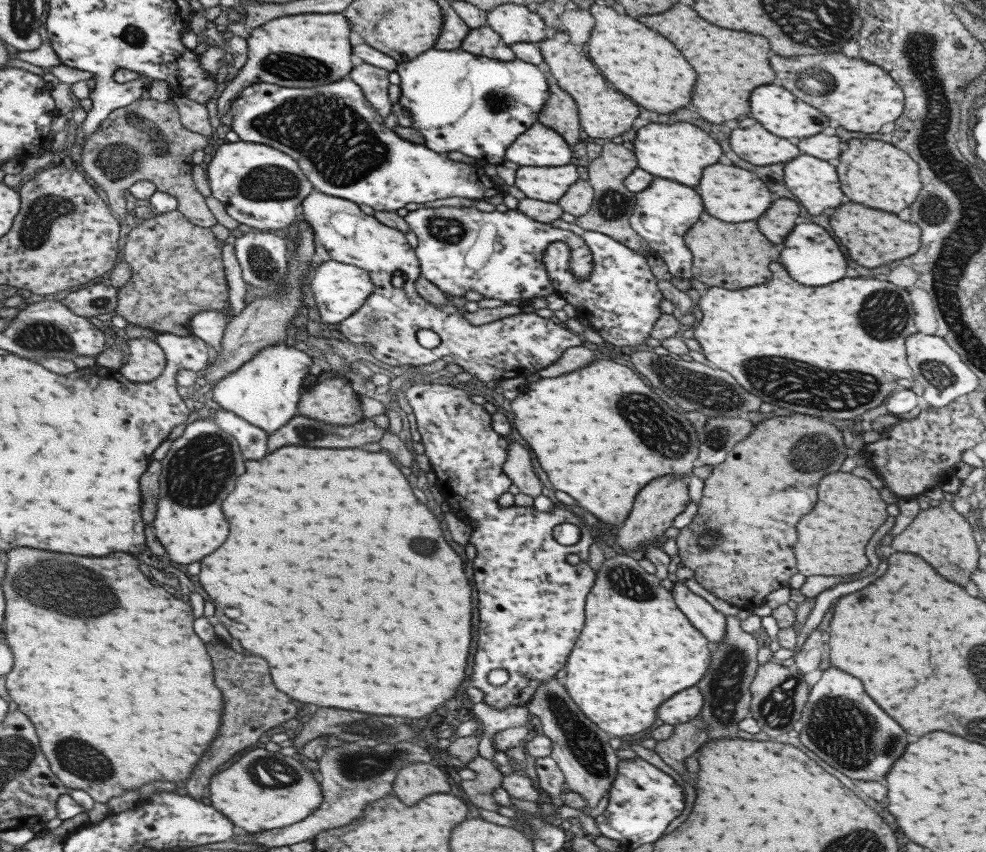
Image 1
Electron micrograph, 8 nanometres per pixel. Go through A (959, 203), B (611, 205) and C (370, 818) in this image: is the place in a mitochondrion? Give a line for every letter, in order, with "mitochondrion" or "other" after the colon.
A: mitochondrion
B: mitochondrion
C: other

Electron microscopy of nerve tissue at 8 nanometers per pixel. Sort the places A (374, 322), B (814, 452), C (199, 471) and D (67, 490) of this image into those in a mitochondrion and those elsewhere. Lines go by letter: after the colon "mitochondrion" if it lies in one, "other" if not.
A: mitochondrion
B: mitochondrion
C: mitochondrion
D: other

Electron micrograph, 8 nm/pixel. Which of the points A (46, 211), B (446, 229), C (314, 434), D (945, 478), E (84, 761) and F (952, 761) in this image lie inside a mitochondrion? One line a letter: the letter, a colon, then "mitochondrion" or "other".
A: mitochondrion
B: mitochondrion
C: mitochondrion
D: other
E: mitochondrion
F: other

